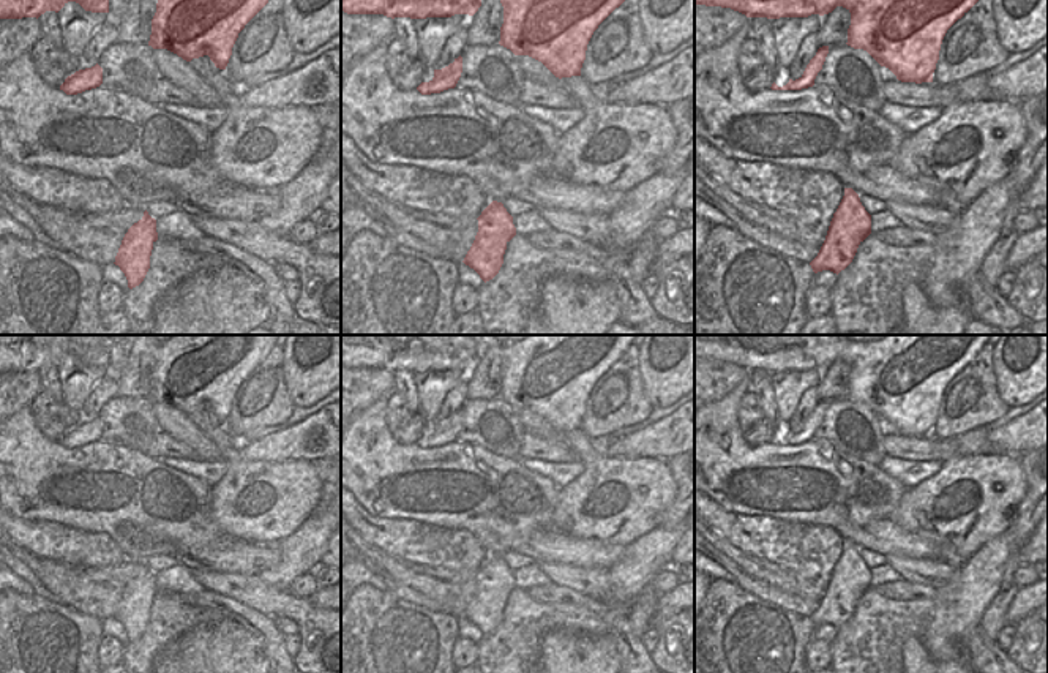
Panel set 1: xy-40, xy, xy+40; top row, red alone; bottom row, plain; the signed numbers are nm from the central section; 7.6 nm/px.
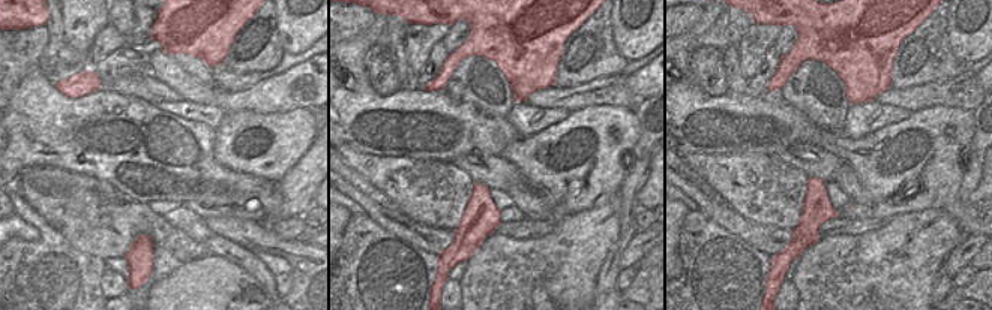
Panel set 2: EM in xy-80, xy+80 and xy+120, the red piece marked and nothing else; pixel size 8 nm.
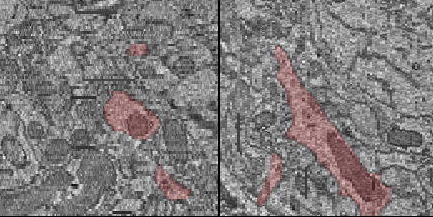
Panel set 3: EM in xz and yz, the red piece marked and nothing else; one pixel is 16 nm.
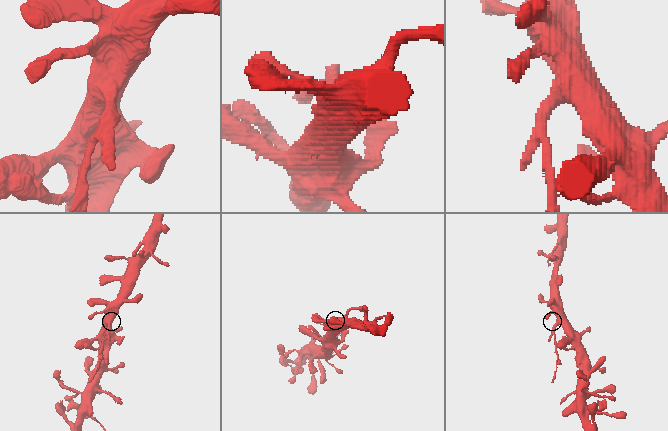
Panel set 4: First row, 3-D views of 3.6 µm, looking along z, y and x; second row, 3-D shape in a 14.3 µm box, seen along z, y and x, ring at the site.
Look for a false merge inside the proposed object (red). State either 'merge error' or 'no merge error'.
merge error

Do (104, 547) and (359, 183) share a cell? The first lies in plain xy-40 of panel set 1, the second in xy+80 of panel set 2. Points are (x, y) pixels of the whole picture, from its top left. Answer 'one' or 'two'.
two

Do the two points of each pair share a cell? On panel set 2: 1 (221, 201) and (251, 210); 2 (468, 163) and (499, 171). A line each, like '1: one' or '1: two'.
1: one
2: one

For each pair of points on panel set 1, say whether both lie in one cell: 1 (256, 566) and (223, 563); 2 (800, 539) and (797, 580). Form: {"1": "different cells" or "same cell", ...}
{"1": "same cell", "2": "different cells"}

